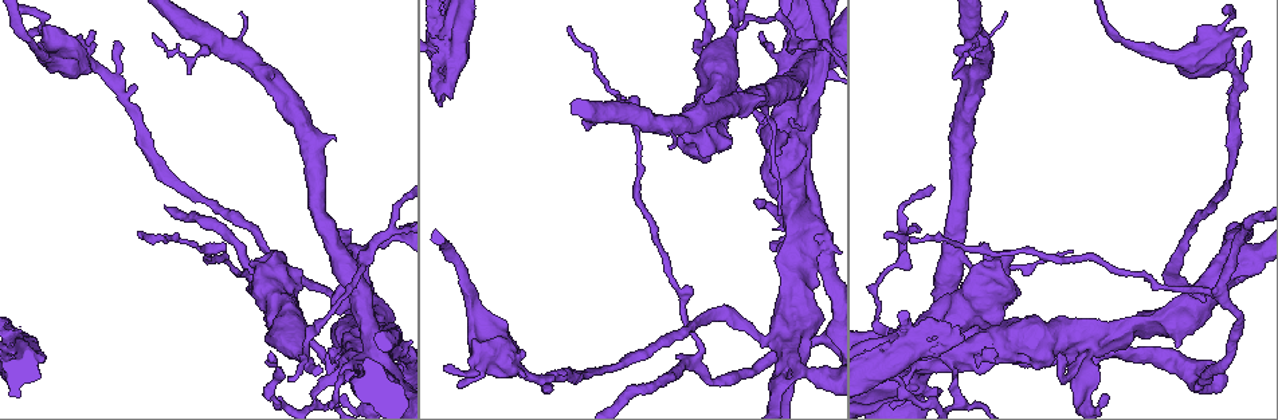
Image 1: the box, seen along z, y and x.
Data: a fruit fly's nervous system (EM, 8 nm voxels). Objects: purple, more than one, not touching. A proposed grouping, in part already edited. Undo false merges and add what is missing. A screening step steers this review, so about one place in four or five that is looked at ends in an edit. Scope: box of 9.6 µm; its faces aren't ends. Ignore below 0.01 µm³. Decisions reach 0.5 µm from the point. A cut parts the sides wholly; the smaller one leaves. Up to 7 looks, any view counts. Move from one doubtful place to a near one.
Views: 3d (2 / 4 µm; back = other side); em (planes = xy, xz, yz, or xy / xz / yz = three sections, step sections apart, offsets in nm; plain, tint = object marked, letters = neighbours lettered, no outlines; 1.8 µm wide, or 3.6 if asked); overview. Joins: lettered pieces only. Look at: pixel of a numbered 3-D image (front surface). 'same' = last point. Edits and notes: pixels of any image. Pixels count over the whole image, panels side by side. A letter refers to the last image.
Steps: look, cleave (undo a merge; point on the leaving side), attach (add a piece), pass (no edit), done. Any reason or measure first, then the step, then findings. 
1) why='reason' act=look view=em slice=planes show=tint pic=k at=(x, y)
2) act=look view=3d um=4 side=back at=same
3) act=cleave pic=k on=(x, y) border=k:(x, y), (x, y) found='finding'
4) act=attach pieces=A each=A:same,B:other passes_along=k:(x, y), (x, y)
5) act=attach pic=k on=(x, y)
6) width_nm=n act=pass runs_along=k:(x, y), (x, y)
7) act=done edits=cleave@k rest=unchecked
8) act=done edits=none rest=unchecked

why='long arm stops here' act=look view=3d um=2 pic=1 at=(140, 234)

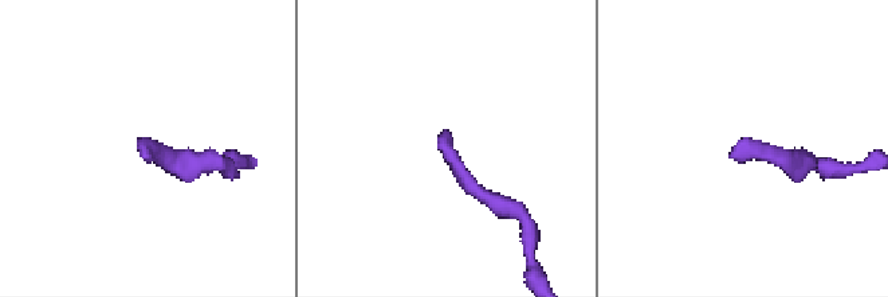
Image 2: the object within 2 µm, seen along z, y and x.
act=look view=em um=3.6 slice=planes show=tint pic=2 at=(732, 157)

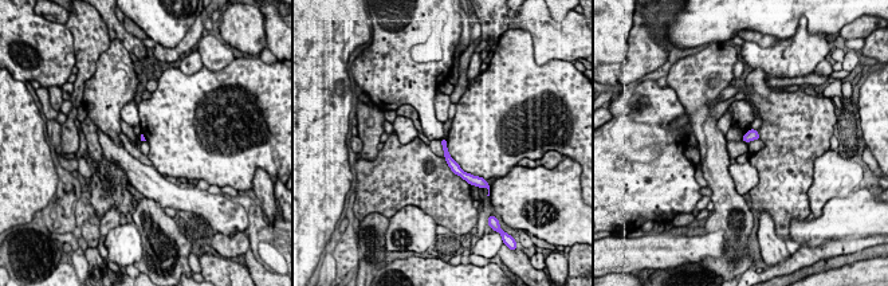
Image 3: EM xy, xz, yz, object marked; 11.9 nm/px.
act=look view=em um=3.6 slice=planes show=letters at=same

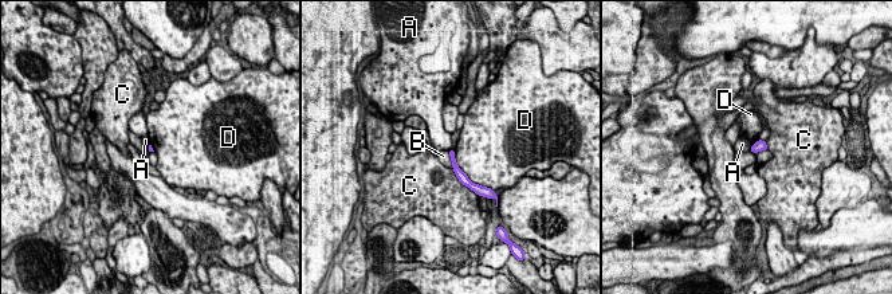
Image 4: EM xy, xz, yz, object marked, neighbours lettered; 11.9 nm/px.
act=pass each=A:other,B:other,C:other,D:other runs_along=4:(455, 165), (458, 172), (471, 184) found='none of them fits'

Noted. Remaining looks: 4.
why='thick turns thin' act=look view=em um=3.6 slice=planes show=tint pic=1 at=(29, 358)

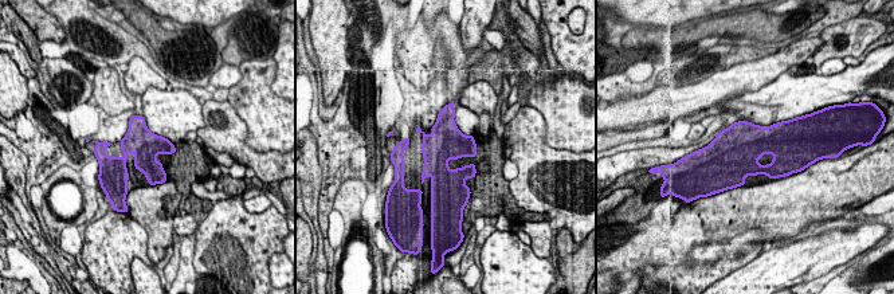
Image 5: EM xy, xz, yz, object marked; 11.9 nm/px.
why='what lies round it' act=look view=em um=3.6 slice=planes show=letters at=same

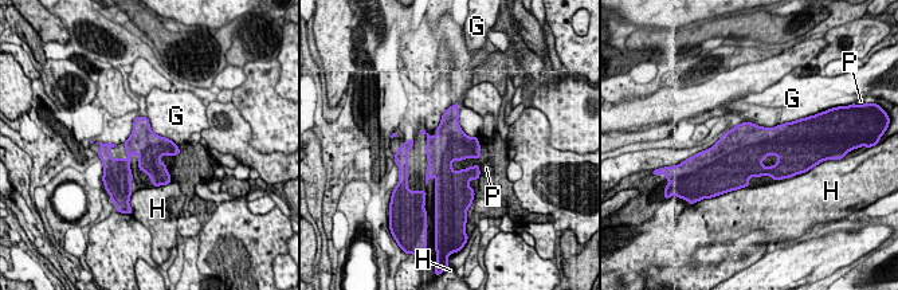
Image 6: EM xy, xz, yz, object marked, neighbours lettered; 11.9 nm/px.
act=pass each=G:other,H:other,P:other found='continuous, no second cell'

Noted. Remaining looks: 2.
why='thick turns thin' act=look view=em um=3.6 slice=planes show=tint pic=1 at=(1202, 296)

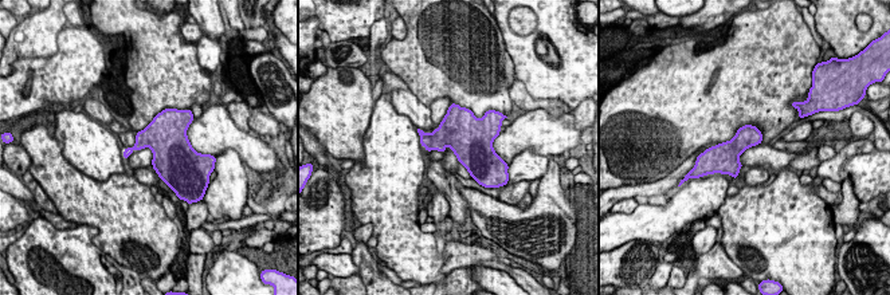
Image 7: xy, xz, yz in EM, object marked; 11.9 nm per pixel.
act=look view=em um=3.6 slice=planes show=letters at=same

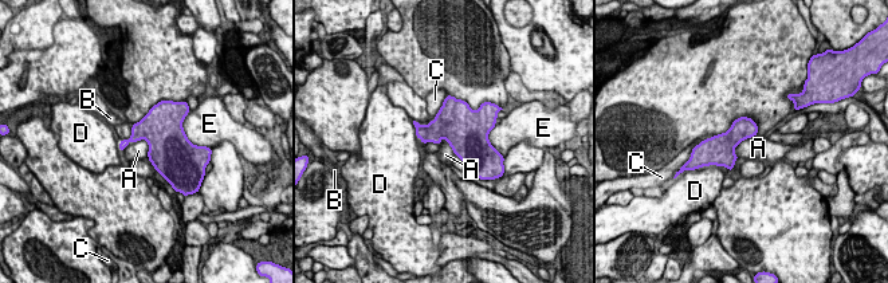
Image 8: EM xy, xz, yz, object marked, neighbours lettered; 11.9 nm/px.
act=pass each=A:other,B:other,C:other,D:other,E:other border=8:(755, 134), (745, 138), (733, 152) found='continuous, no second cell'

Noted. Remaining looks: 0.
act=done edits=none rest=unchecked

